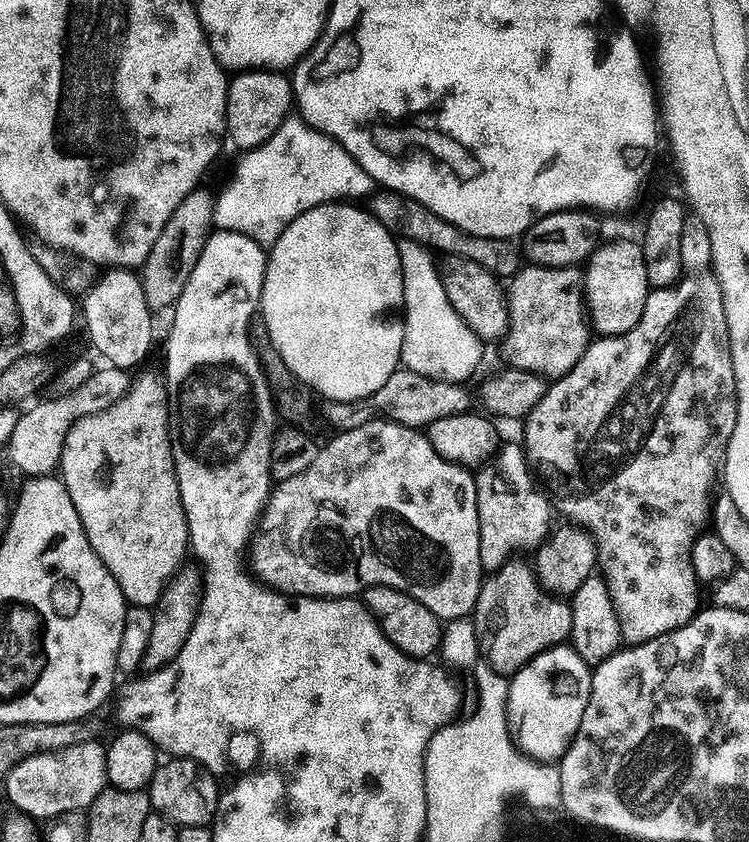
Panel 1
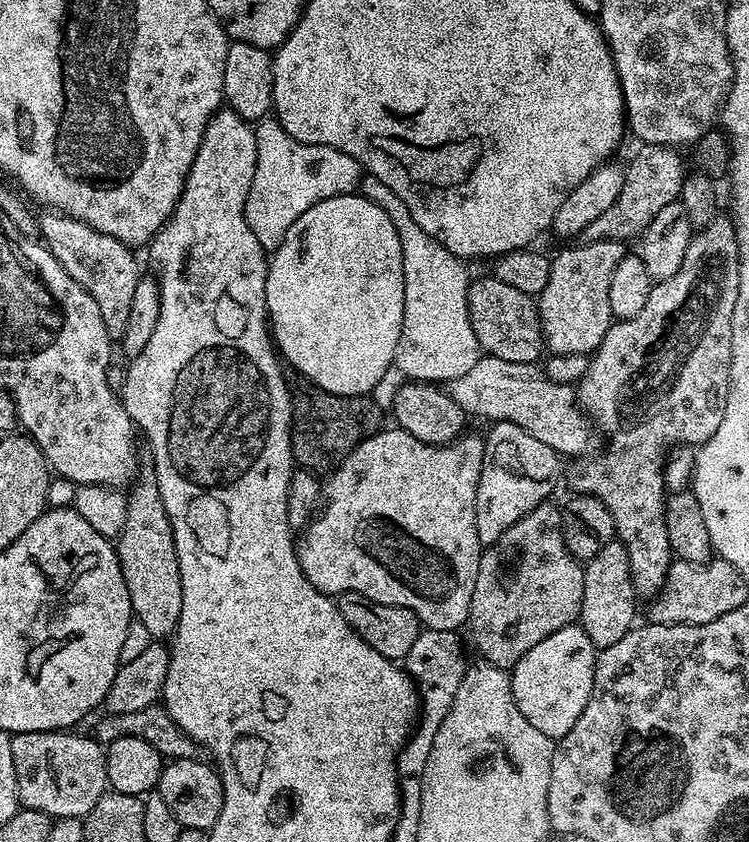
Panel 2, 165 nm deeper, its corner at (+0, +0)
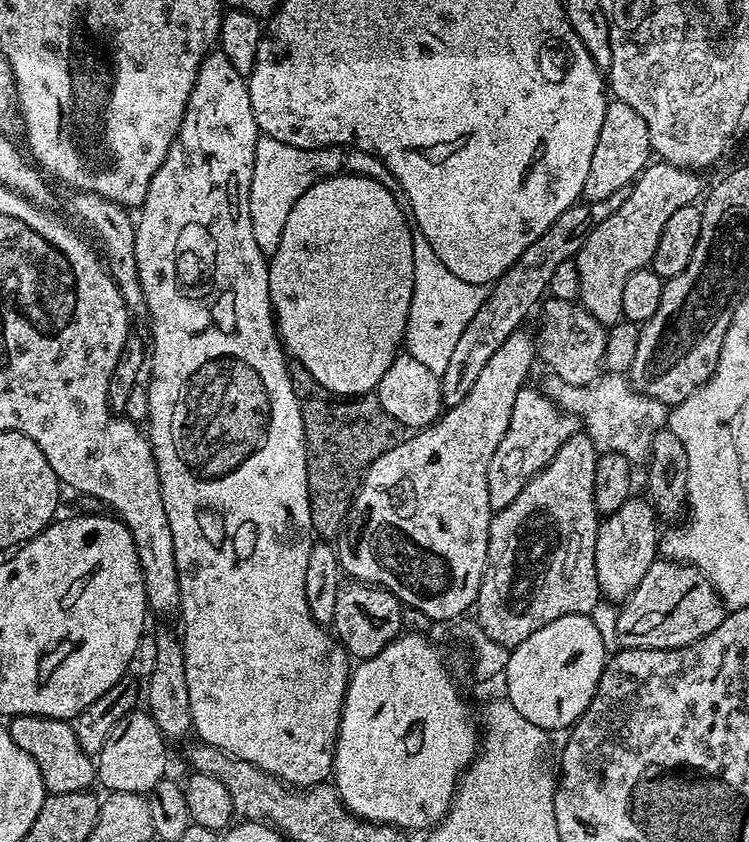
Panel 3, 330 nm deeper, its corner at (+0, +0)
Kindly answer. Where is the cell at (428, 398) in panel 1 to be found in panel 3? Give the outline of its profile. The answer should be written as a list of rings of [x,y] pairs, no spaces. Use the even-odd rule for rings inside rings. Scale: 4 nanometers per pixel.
[[[606,372],[594,383],[588,383],[586,386],[570,386],[566,382],[562,382],[562,378],[551,374],[545,375],[545,377],[544,384],[542,383],[544,395],[552,399],[559,406],[561,412],[575,416],[581,422],[583,431],[594,442],[597,453],[618,453],[633,464],[638,464],[639,461],[641,463],[651,452],[654,434],[667,427],[669,405],[637,392],[625,375]]]

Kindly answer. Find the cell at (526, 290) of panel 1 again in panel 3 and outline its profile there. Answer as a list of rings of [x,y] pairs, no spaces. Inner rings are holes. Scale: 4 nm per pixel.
[[[663,162],[649,163],[627,189],[622,206],[618,206],[606,222],[591,225],[574,261],[580,283],[579,303],[594,314],[600,324],[611,326],[622,320],[622,289],[626,287],[626,278],[630,278],[634,270],[651,265],[654,250],[658,250],[658,238],[662,238],[662,230],[674,210],[701,199],[705,188],[700,176],[699,171],[691,168]]]

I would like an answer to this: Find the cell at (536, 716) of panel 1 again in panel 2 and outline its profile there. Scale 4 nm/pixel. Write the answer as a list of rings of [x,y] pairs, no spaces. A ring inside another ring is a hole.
[[[579,623],[567,624],[562,630],[550,634],[550,638],[542,638],[534,650],[526,650],[526,654],[511,669],[510,675],[513,686],[514,702],[518,702],[518,710],[522,710],[522,718],[530,722],[542,734],[559,738],[566,735],[570,726],[578,722],[578,714],[586,710],[586,702],[594,686],[594,670],[598,649],[590,642],[590,638],[580,627]]]

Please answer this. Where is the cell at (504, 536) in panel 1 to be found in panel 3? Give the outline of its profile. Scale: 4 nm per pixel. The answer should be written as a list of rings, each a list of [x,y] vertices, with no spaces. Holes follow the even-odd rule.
[[[525,386],[518,390],[518,398],[514,398],[514,411],[510,413],[510,426],[506,430],[502,442],[498,442],[498,450],[494,450],[494,458],[490,458],[490,466],[486,474],[486,486],[490,490],[490,506],[493,513],[501,512],[562,450],[562,442],[566,442],[578,431],[578,420],[575,416],[560,411],[559,406],[539,387]]]

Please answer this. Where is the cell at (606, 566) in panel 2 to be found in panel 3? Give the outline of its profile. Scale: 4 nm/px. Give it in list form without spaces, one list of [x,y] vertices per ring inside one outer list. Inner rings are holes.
[[[633,494],[628,497],[618,510],[607,513],[601,519],[598,538],[594,542],[594,570],[598,570],[600,595],[608,602],[623,602],[638,590],[646,570],[658,558],[658,517],[651,502],[643,495]]]

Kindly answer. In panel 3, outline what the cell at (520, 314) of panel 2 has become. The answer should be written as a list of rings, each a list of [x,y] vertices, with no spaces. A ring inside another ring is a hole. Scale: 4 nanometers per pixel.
[[[548,298],[540,312],[540,333],[535,333],[539,363],[548,367],[551,375],[562,378],[570,386],[586,386],[602,375],[608,332],[594,314],[587,312],[583,304]],[[544,308],[544,309],[543,309]],[[541,311],[541,312],[540,312]]]

